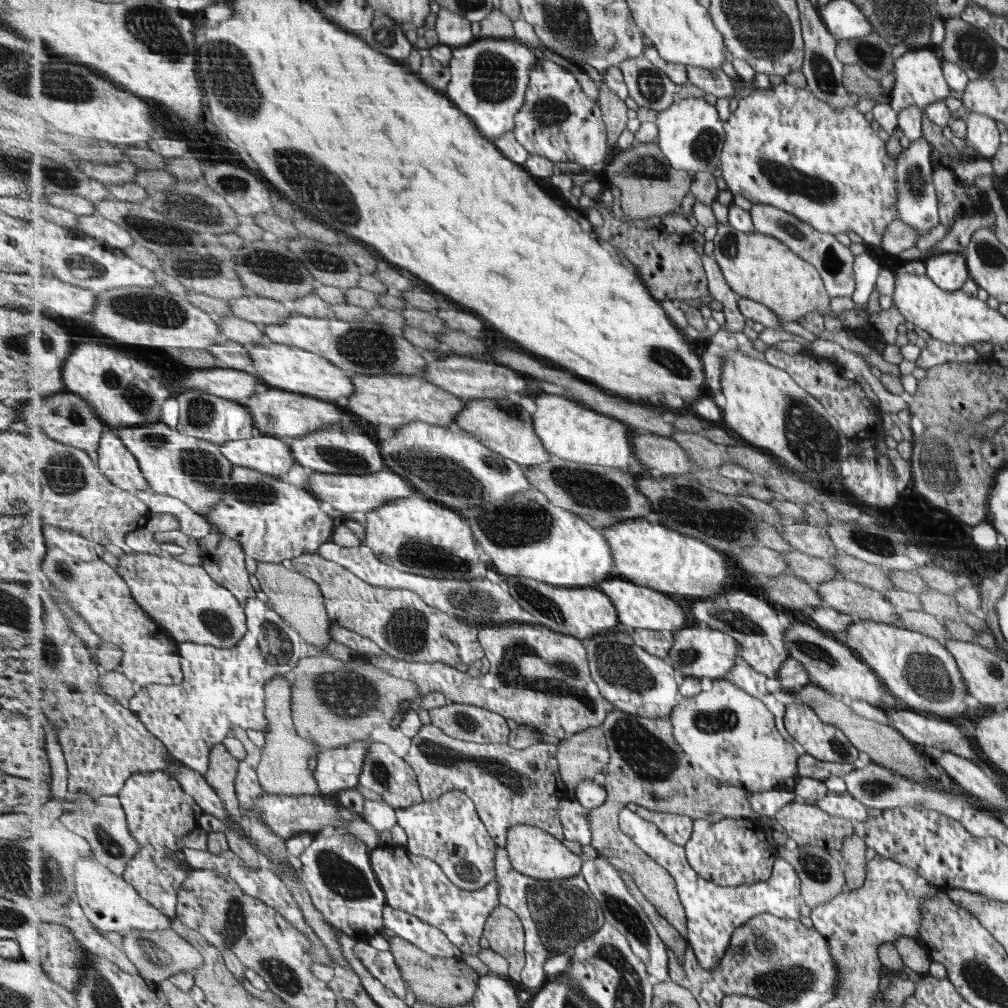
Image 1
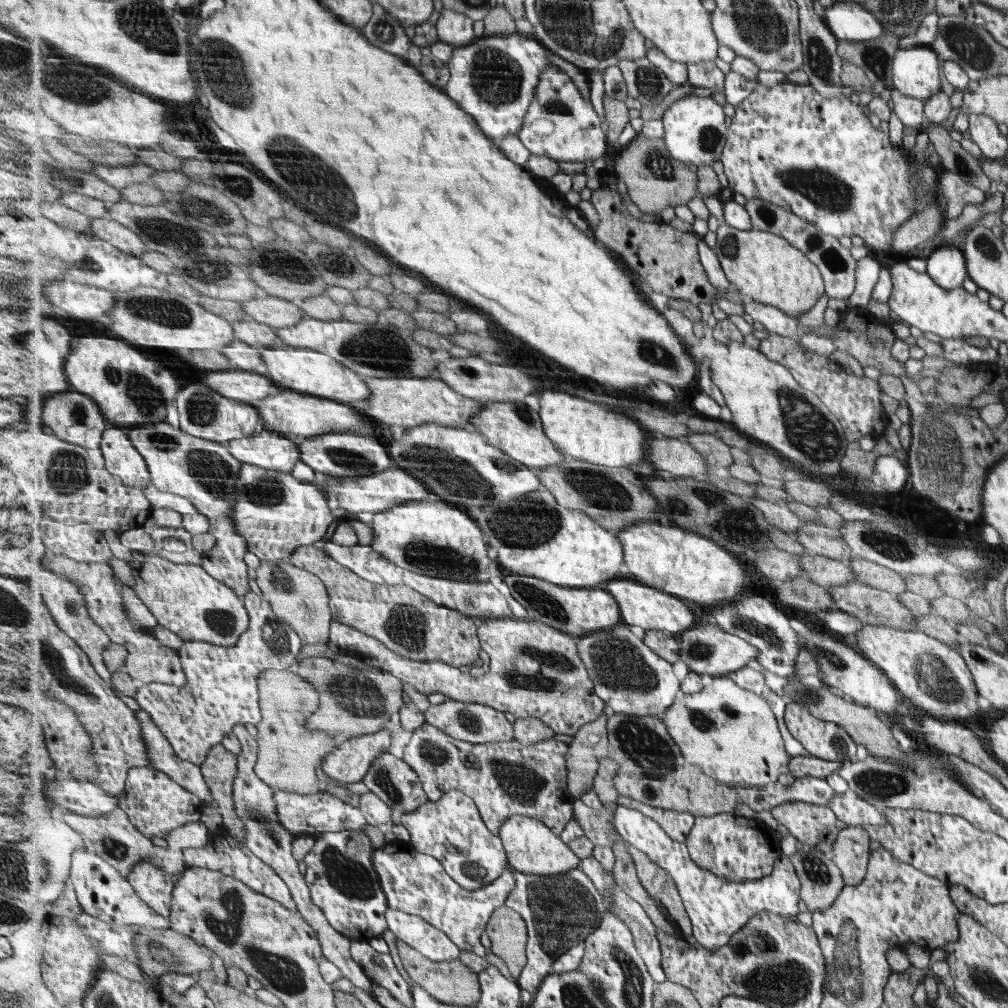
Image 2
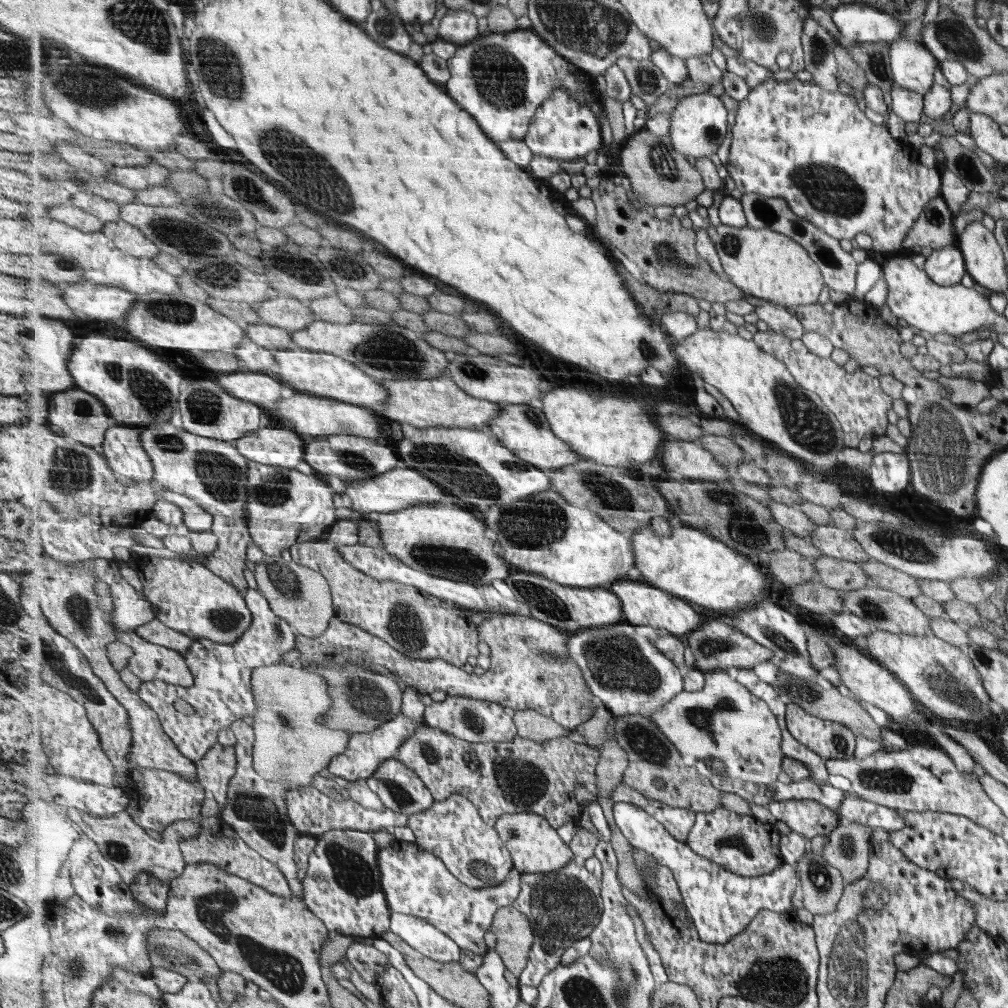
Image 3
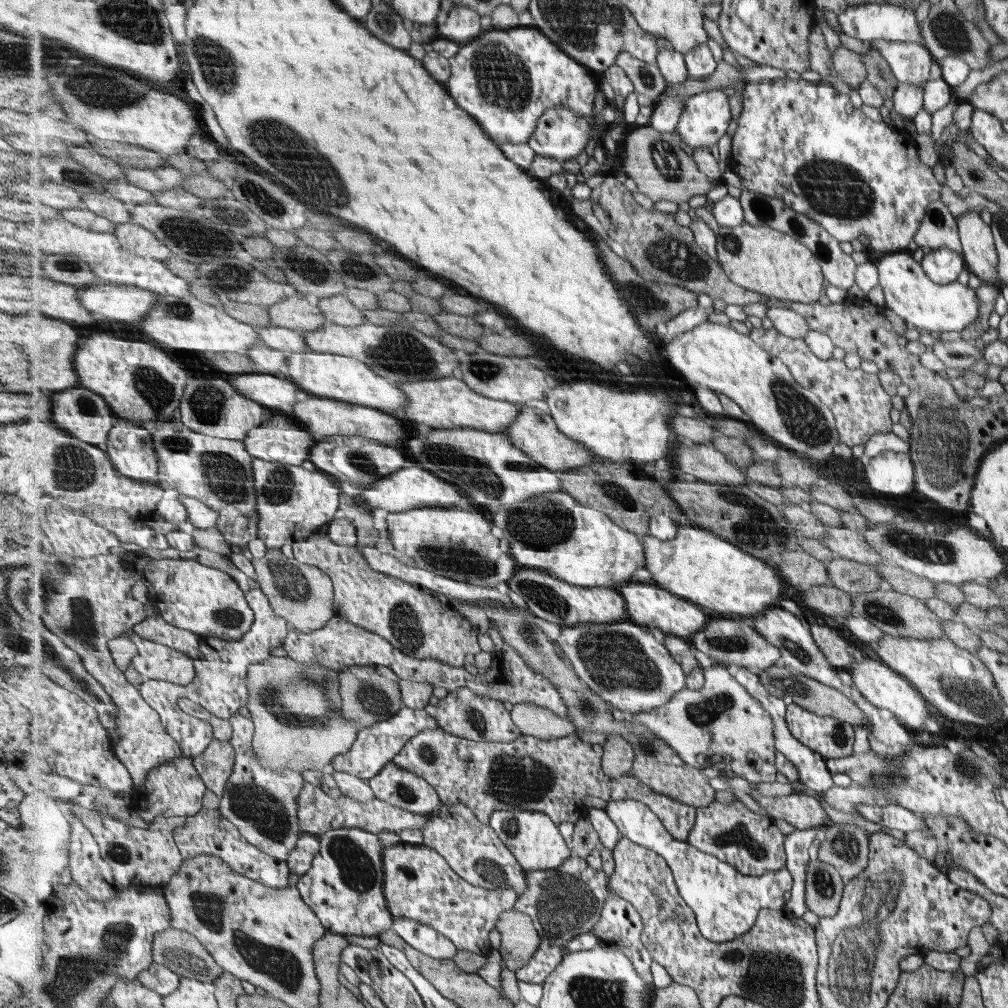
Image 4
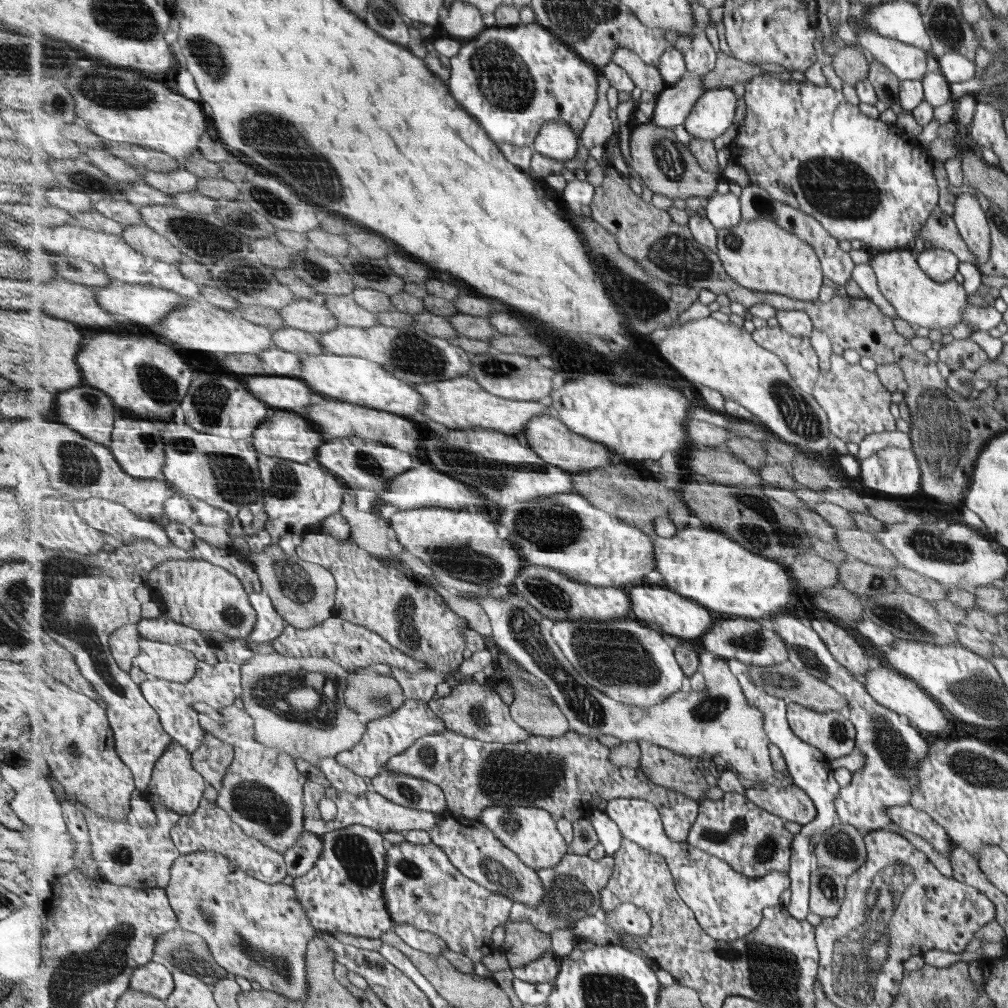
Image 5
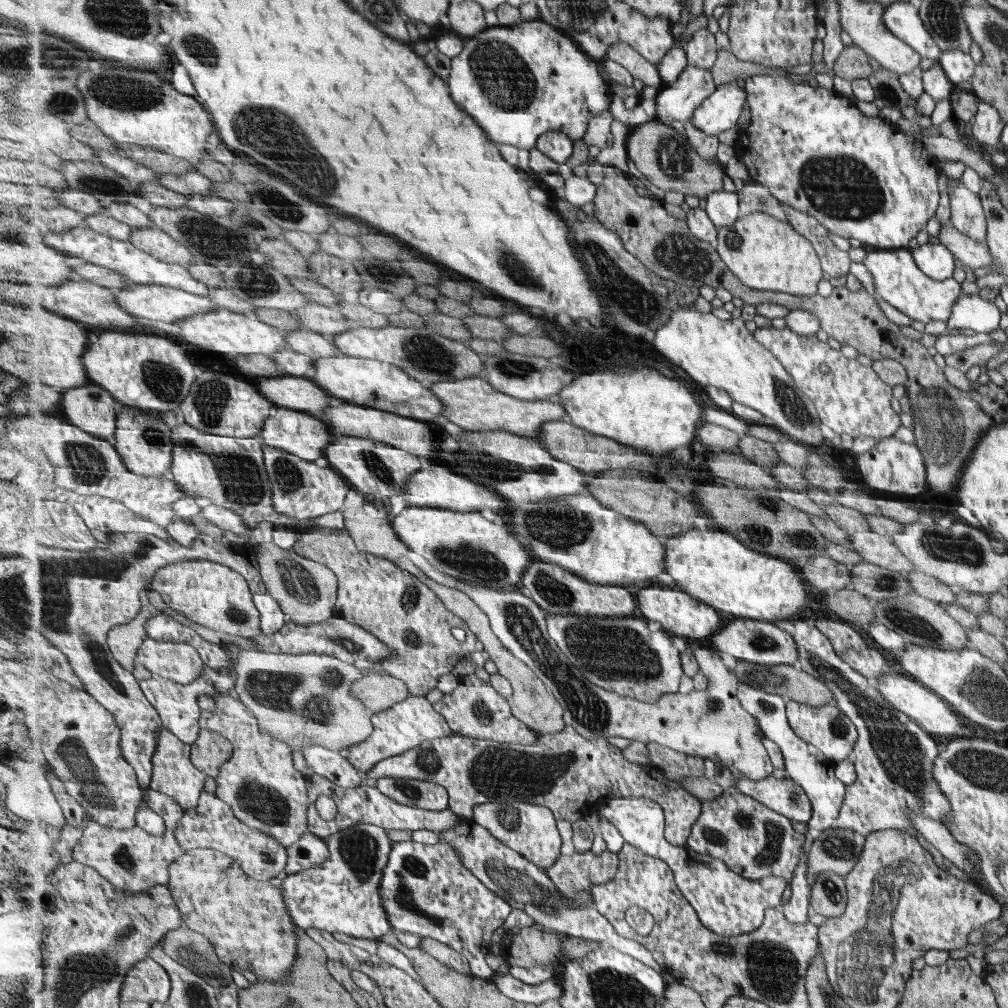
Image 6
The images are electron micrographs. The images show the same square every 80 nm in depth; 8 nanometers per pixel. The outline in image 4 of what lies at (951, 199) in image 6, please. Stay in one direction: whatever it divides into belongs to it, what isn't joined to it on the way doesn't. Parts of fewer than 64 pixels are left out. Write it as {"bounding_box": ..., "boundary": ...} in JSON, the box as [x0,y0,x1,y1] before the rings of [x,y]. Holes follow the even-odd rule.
{"bounding_box":[955,211,1003,287],"boundary":[[[974,211],[963,212],[955,220],[967,269],[983,282],[995,287],[1003,286],[996,275],[997,253],[990,226]]]}

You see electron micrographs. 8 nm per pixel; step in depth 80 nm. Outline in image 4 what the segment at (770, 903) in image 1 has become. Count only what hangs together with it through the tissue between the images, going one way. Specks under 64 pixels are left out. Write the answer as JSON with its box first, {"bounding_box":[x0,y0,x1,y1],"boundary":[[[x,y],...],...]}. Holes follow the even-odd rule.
{"bounding_box":[608,799,794,942],"boundary":[[[631,799],[608,804],[608,814],[623,837],[658,852],[672,868],[678,889],[685,902],[694,910],[699,928],[713,942],[729,942],[743,936],[756,925],[762,909],[785,908],[785,894],[791,892],[794,878],[788,868],[765,873],[763,876],[741,874],[735,867],[722,862],[686,841],[676,839],[662,819],[644,802]]]}

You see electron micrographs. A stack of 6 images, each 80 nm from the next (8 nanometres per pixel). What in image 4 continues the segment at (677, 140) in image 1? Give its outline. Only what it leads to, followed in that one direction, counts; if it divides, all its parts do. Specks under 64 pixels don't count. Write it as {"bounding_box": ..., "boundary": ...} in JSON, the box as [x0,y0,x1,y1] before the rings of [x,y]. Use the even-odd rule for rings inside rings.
{"bounding_box":[677,89,731,151],"boundary":[[[720,89],[689,97],[677,125],[677,134],[693,151],[711,148],[727,134],[731,124],[729,94]]]}

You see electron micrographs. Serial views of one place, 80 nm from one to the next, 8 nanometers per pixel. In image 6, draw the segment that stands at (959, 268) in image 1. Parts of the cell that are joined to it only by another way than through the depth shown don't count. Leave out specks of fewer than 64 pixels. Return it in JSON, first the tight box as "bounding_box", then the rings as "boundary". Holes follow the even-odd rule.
{"bounding_box":[910,242,954,281],"boundary":[[[927,242],[910,250],[910,253],[918,269],[929,278],[942,281],[952,276],[954,255],[946,246]]]}

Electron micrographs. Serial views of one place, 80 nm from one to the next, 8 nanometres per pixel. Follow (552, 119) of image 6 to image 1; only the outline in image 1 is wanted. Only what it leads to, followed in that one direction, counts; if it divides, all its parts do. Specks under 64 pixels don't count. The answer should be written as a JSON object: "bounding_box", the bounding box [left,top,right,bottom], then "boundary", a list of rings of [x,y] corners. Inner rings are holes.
{"bounding_box":[445,39,540,140],"boundary":[[[476,39],[470,45],[456,47],[450,60],[450,81],[445,96],[451,98],[451,102],[458,106],[467,117],[479,128],[490,140],[495,140],[505,133],[515,131],[515,117],[523,109],[526,102],[527,87],[531,83],[533,67],[540,59],[529,45],[517,39]]]}

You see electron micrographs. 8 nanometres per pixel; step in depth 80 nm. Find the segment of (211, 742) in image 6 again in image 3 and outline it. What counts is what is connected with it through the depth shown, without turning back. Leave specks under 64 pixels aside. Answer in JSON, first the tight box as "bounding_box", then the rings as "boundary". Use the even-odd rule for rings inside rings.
{"bounding_box":[194,744,238,810],"boundary":[[[214,744],[201,761],[194,762],[198,766],[198,778],[207,793],[218,800],[221,810],[228,801],[228,788],[231,779],[236,775],[238,760],[235,746]]]}

